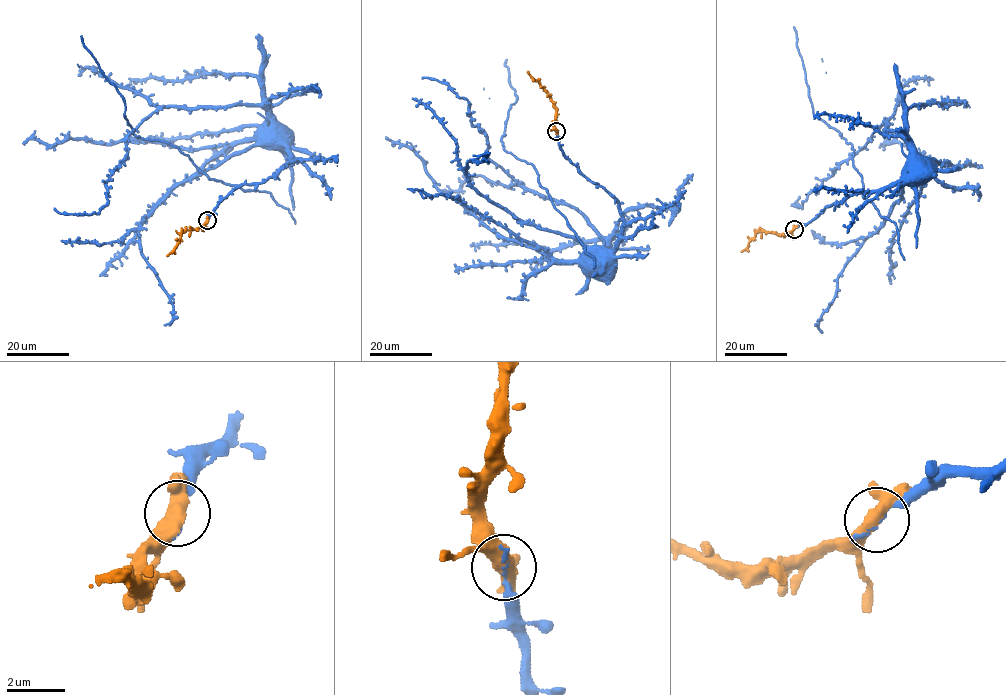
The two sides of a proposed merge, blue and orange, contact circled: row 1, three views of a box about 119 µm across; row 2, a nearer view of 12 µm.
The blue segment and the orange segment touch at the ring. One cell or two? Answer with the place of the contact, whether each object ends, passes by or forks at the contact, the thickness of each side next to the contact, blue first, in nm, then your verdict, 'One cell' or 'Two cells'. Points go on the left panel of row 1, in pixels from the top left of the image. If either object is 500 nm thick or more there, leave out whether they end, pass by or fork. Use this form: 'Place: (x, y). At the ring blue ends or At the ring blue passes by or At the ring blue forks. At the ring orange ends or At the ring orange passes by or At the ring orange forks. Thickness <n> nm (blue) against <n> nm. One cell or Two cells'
Place: (207, 220). At the ring blue ends. At the ring orange forks. Thickness 140 nm (blue) against 400 nm. One cell

